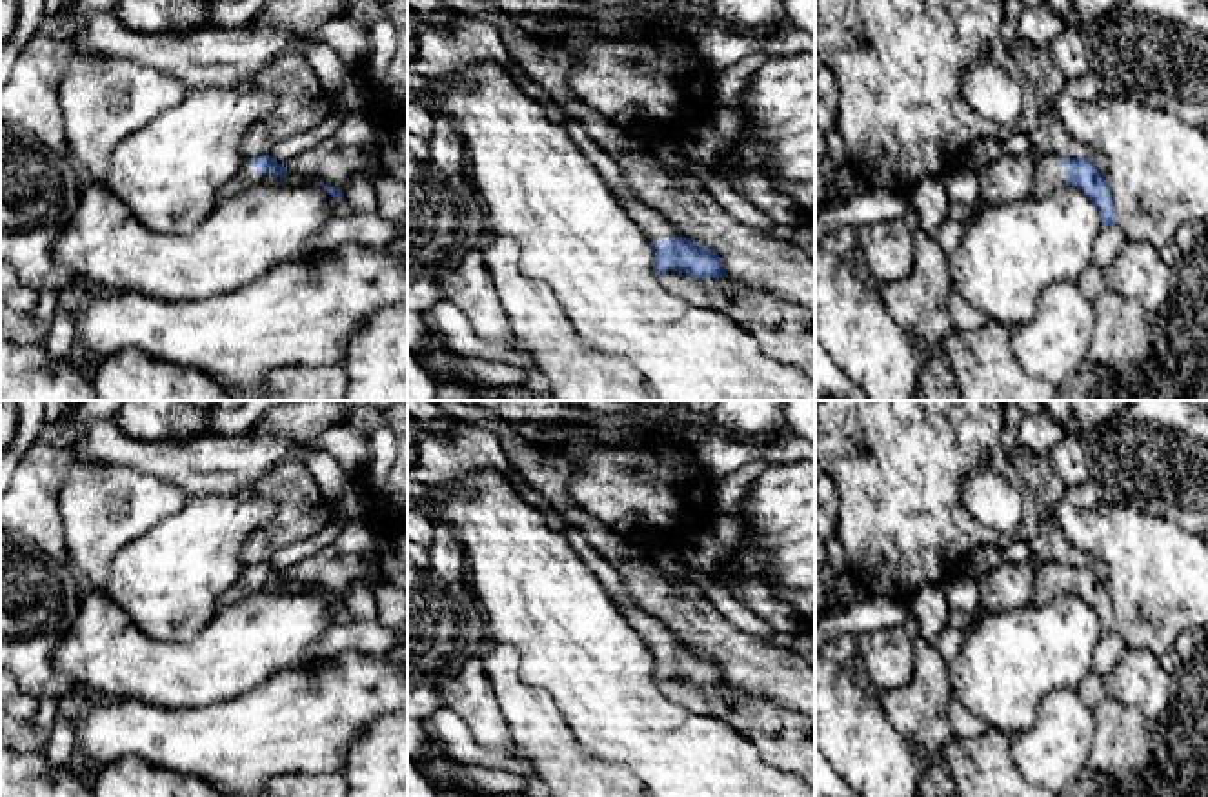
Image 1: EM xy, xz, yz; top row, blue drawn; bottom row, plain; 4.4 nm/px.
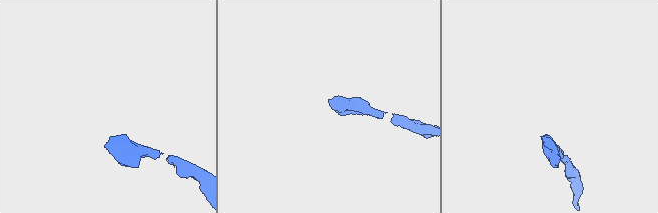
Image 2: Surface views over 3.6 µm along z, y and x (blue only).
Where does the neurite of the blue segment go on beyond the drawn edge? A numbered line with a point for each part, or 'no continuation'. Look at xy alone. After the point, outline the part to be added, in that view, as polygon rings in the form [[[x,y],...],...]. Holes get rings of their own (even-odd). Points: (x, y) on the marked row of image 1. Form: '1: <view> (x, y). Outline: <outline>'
1: xy (248, 177). Outline: [[[244,162],[240,171],[222,186],[218,200],[229,200],[257,186],[278,187],[284,184],[286,180],[280,175],[258,173],[255,164]]]

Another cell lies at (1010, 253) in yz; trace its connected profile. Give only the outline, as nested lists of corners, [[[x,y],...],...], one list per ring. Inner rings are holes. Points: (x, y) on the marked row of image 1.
[[[1064,186],[1046,198],[1028,197],[975,209],[964,224],[961,246],[948,257],[951,289],[1010,329],[1026,324],[1048,286],[1077,282],[1093,264],[1101,229],[1102,217],[1097,206],[1073,186]]]

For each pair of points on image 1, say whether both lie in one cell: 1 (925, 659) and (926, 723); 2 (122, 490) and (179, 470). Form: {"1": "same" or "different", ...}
{"1": "same", "2": "different"}

